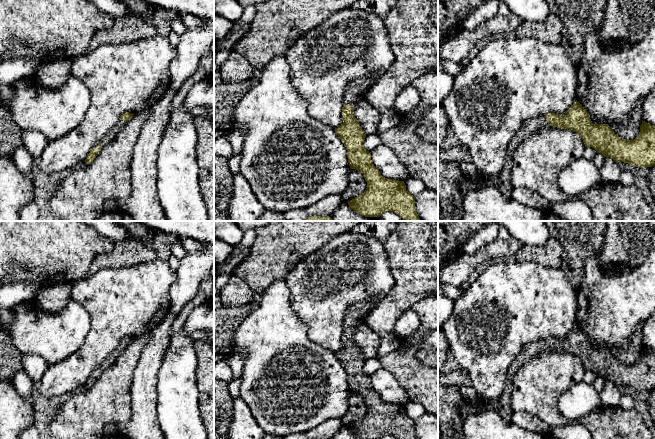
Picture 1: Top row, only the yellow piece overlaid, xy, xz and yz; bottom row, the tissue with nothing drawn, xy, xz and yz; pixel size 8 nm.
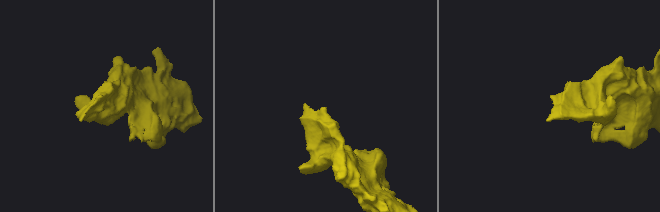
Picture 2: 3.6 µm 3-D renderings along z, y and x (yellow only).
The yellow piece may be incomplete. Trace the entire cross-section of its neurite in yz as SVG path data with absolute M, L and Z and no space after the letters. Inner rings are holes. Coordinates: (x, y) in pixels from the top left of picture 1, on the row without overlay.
M576 324L563 339L548 337L525 346L508 369L505 390L500 397L500 413L511 420L513 410L510 402L513 379L519 368L545 351L569 353L580 359L586 371L594 372L604 381L637 391L655 390L655 350L642 344L639 359L634 364L621 363L608 348L593 348L590 339Z

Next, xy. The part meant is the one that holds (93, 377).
M126 336L121 339L119 342L117 348L104 360L102 365L97 369L96 372L92 373L90 377L87 379L85 386L88 388L91 388L99 375L107 369L110 365L112 365L116 359L119 357L119 355L122 353L122 351L130 345L130 343L133 341L134 338Z

